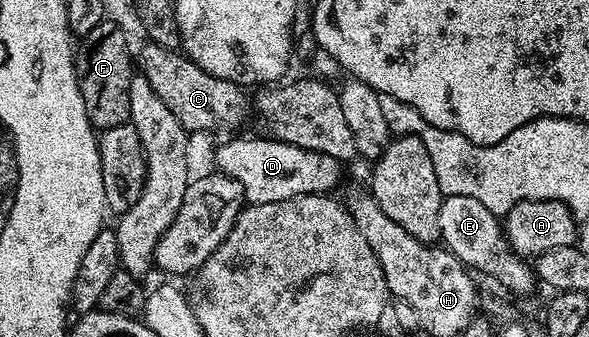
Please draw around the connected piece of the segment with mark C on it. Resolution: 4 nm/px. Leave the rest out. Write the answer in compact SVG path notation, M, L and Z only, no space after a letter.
M148 41L147 46L137 56L137 70L138 73L145 76L145 80L149 80L149 88L153 88L153 92L157 92L157 96L161 96L161 104L165 104L165 108L169 108L169 112L173 112L173 116L177 116L179 123L189 132L195 132L195 130L231 130L227 132L235 132L238 131L235 129L247 118L249 98L247 102L247 94L243 91L246 89L240 83L215 78L209 72L202 70L183 52L166 50L157 43Z

